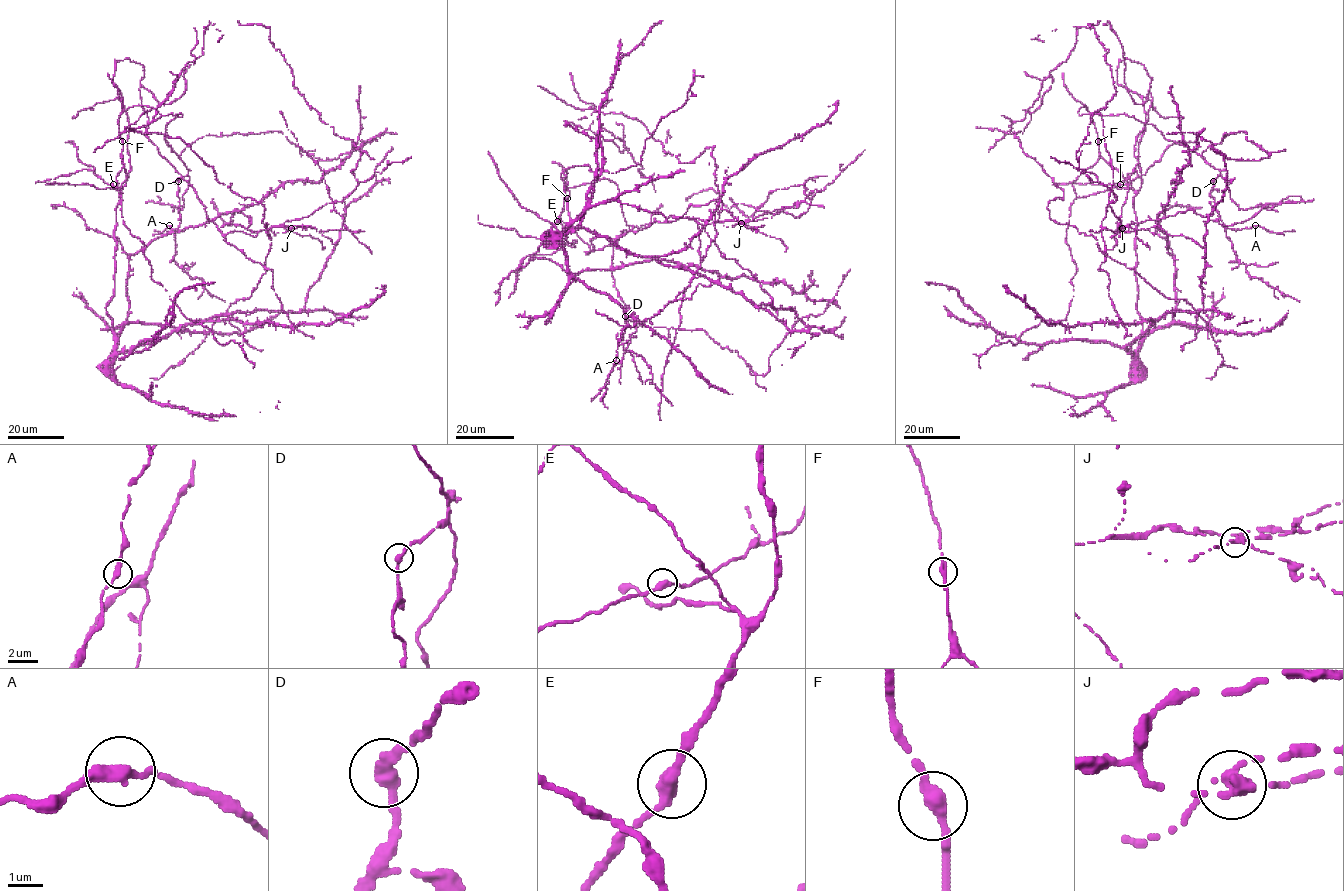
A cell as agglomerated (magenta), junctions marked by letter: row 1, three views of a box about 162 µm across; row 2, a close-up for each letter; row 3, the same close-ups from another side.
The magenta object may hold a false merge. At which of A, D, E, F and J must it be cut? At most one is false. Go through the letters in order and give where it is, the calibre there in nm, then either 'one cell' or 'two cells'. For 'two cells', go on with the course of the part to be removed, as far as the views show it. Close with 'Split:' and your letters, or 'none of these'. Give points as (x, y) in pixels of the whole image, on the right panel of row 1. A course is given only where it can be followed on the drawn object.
A: (1255, 225) | 320 nm | one cell
D: (1213, 181) | 320 nm | one cell
E: (1120, 184) | 320 nm | one cell
F: (1098, 141) | 340 nm | one cell
J: (1122, 228) | 320 nm | two cells | (1122, 228), (1120, 225), (1112, 231), (1103, 227), (1113, 173), (1105, 145), (1101, 115), (1098, 111)
Split: J

